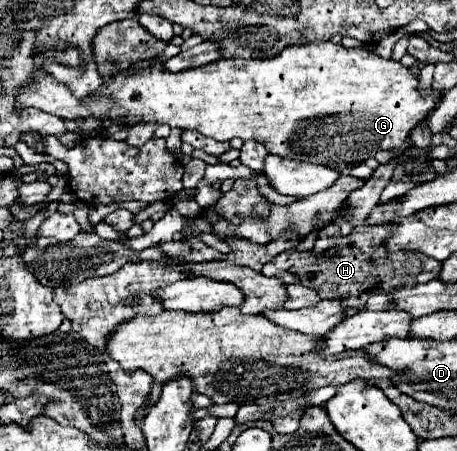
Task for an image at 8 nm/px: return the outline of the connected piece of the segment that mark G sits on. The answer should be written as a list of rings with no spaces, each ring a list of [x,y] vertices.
[[[313,41],[313,43],[307,43],[307,45],[291,45],[291,47],[285,47],[277,57],[273,59],[221,59],[221,61],[213,61],[213,63],[207,63],[203,67],[197,67],[197,69],[189,69],[189,71],[183,71],[183,73],[169,73],[165,71],[163,67],[155,67],[155,69],[143,69],[143,71],[137,71],[137,73],[127,73],[127,71],[121,71],[121,73],[115,73],[113,75],[113,83],[111,85],[101,85],[99,87],[101,91],[101,99],[97,103],[91,103],[89,97],[85,99],[77,99],[71,95],[71,91],[63,85],[63,83],[57,83],[53,81],[49,75],[45,75],[41,69],[35,73],[35,83],[29,87],[29,89],[21,89],[19,95],[17,95],[17,105],[19,107],[37,107],[41,111],[47,111],[47,113],[53,113],[57,117],[63,117],[63,119],[79,119],[79,117],[97,117],[97,119],[113,119],[113,121],[119,121],[125,117],[125,123],[129,125],[135,125],[139,121],[157,121],[157,123],[167,123],[171,127],[181,127],[181,129],[195,129],[215,141],[231,141],[233,137],[239,137],[243,141],[259,141],[267,147],[269,153],[273,155],[281,155],[281,157],[289,157],[289,159],[301,159],[301,161],[311,161],[311,163],[321,163],[321,165],[331,165],[333,169],[345,169],[345,167],[353,167],[353,165],[359,165],[363,163],[367,157],[375,155],[377,151],[381,149],[389,149],[389,151],[395,151],[399,149],[407,135],[423,121],[431,115],[431,111],[435,109],[435,105],[439,105],[441,101],[441,91],[433,91],[431,95],[423,95],[419,91],[419,77],[405,65],[401,65],[399,61],[393,61],[393,59],[383,59],[379,57],[377,53],[373,51],[365,51],[365,49],[345,49],[343,45],[335,45],[331,41]]]

